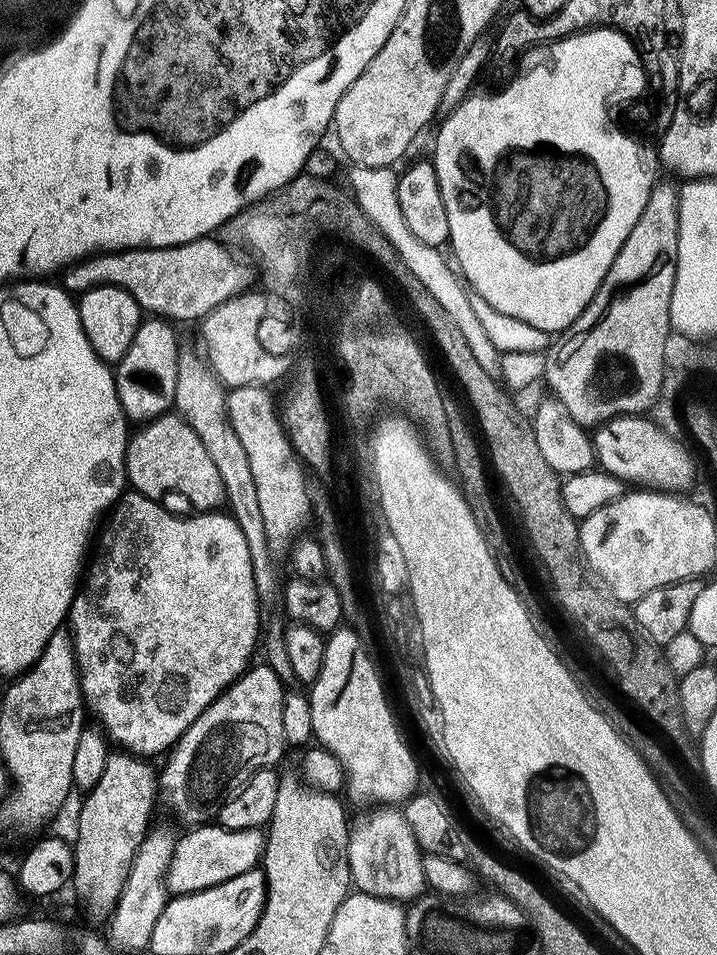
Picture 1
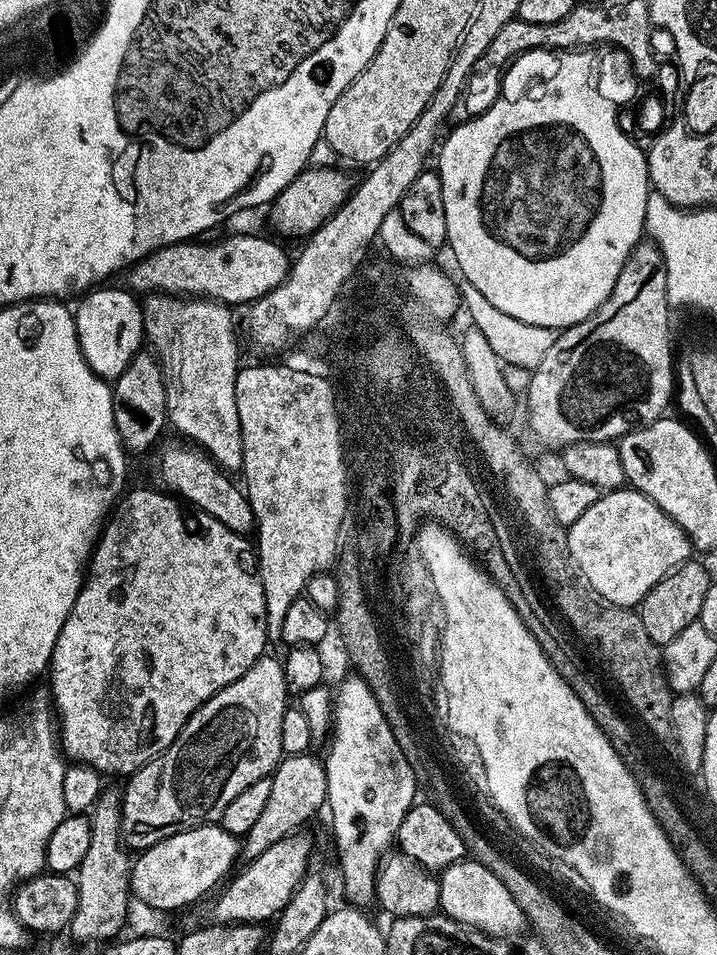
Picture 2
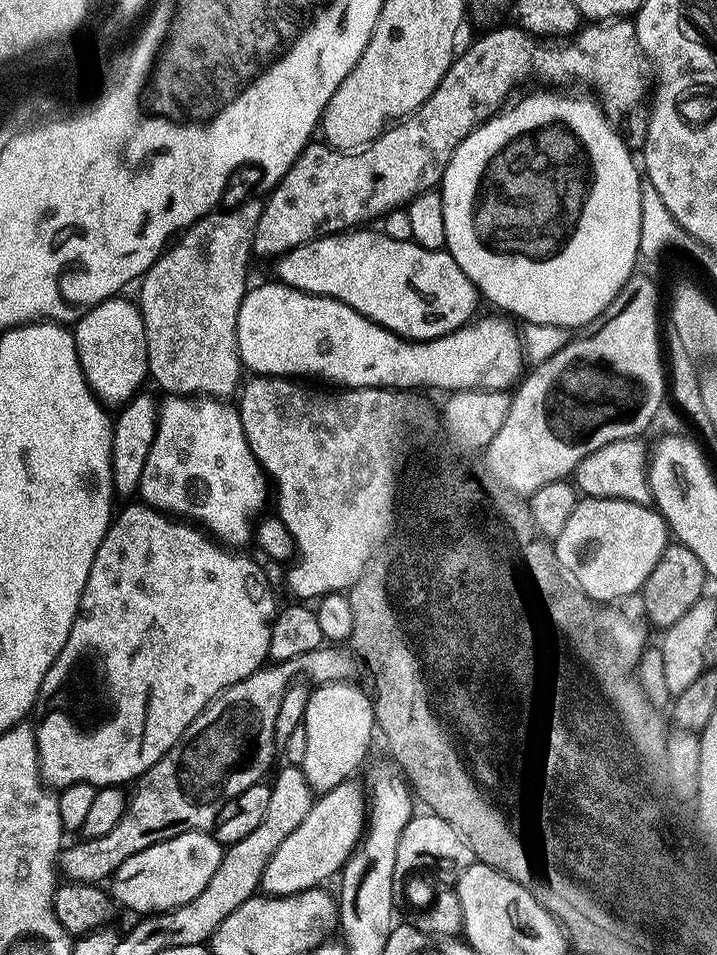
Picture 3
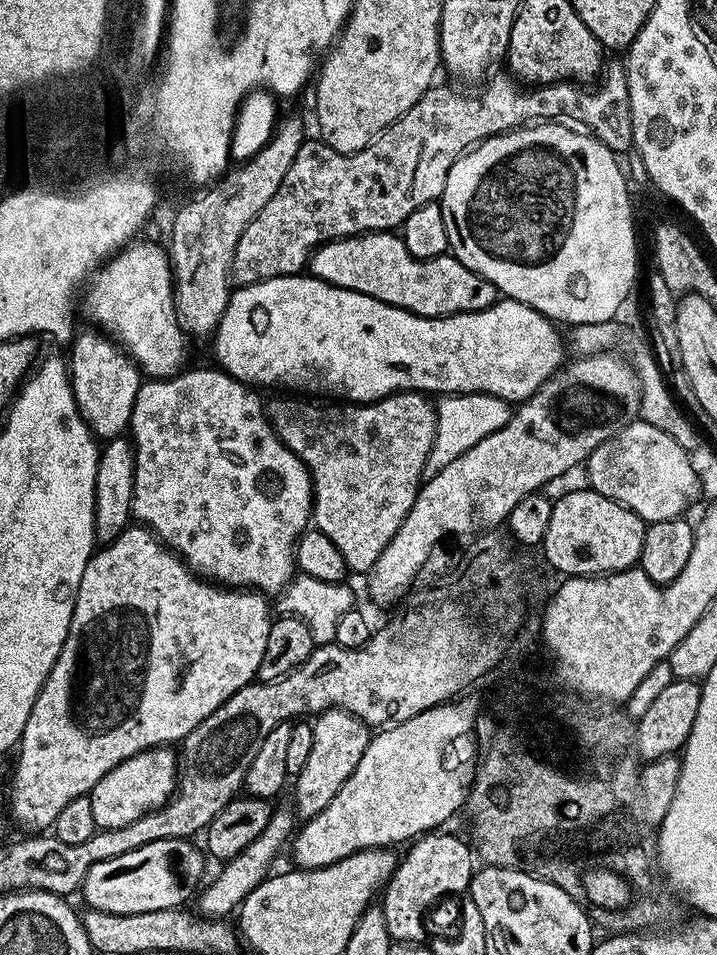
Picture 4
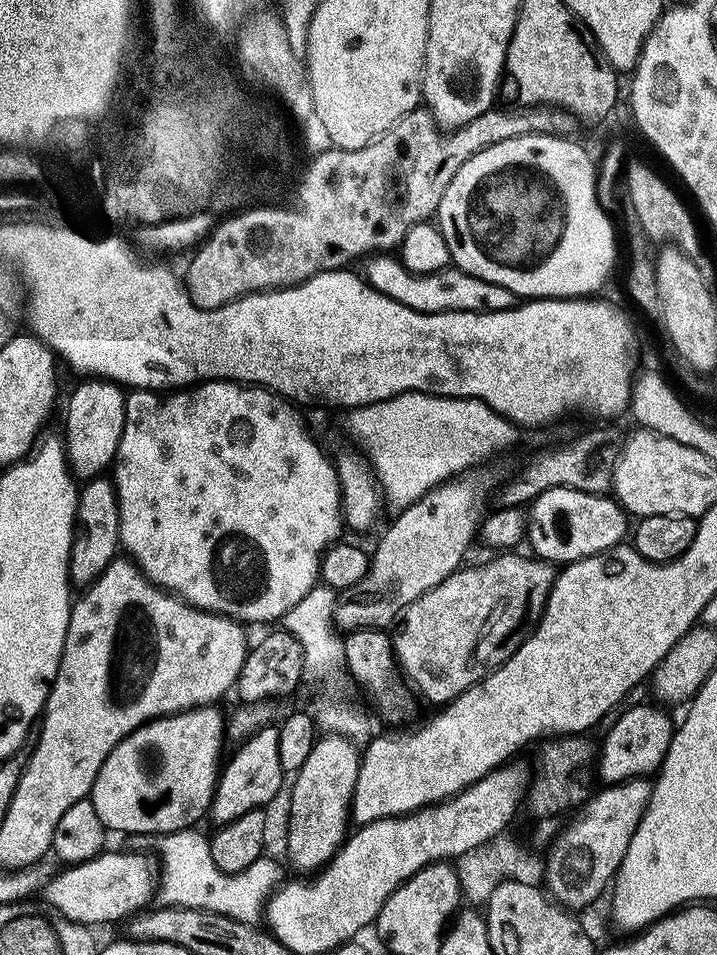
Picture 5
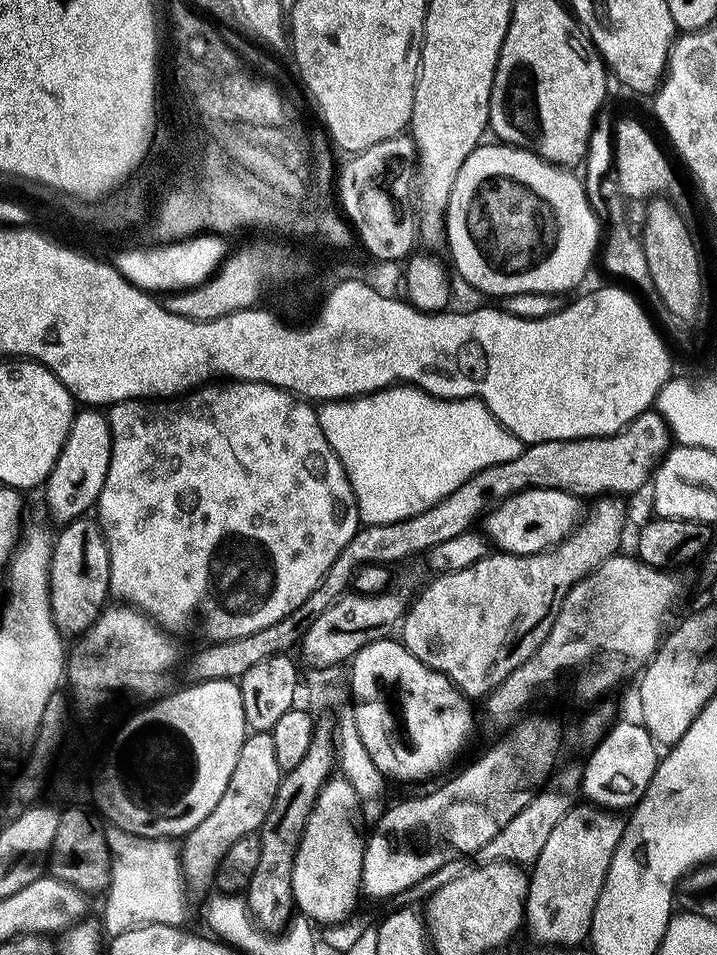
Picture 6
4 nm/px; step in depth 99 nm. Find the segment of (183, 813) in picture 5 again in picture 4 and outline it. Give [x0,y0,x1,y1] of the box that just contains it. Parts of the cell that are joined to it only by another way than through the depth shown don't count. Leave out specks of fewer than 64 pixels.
[90,746,178,829]

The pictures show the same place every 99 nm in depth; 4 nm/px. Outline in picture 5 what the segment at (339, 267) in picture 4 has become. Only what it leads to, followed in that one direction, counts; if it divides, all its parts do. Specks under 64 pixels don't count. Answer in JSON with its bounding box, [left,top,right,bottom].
[362,254,518,312]

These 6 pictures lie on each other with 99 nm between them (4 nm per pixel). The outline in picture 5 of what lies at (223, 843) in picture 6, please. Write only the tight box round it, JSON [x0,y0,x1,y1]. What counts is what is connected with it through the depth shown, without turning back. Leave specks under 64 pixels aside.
[210,726,286,826]

